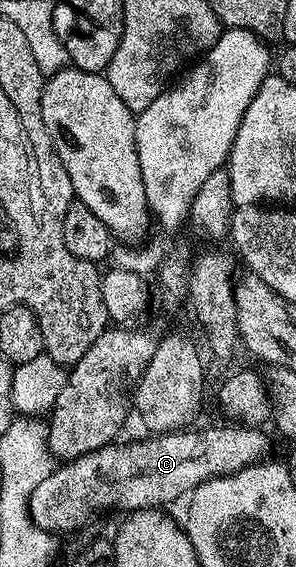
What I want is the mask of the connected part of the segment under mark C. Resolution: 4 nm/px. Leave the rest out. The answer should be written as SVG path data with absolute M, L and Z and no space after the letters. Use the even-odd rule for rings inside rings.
M228 426L232 428L208 428L205 432L181 430L153 435L152 440L141 444L120 444L113 442L90 454L61 463L48 478L42 480L29 496L28 512L33 523L46 532L61 534L80 528L95 512L103 508L124 508L125 513L137 512L139 508L163 509L179 496L187 497L199 484L213 480L215 476L229 476L251 464L259 464L268 452L268 436L256 426Z

